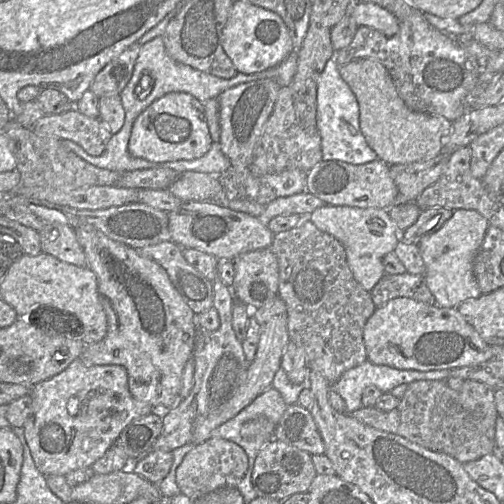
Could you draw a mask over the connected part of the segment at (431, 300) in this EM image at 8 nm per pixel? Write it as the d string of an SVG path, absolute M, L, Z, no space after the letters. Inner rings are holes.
M408 272L384 274L372 288L370 295L376 307L397 297L408 297L429 305L436 304L436 299L428 289L424 276Z

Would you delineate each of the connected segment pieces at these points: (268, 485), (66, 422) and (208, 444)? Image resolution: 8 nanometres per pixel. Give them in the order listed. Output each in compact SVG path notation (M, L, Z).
M272 439L258 453L251 481L257 497L284 501L297 493L308 492L318 474L311 459L312 455L283 441Z
M81 358L75 359L59 374L34 385L30 395L32 408L23 429L35 465L45 476L65 476L74 470L90 467L132 421L152 412L164 412L154 410L150 404L138 401L131 395L127 371L123 366L85 365Z
M210 438L188 452L176 470L176 484L185 496L195 499L225 487L235 487L241 482L248 469L248 456L236 443Z

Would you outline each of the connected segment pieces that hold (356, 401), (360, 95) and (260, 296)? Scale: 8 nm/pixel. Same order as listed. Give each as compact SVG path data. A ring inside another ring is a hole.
M365 360L358 366L345 371L341 377L330 384L344 400L347 412L362 408L362 393L367 386L374 385L383 393L390 392L400 384L417 380L443 380L449 377L449 369L418 371L397 369L387 365L377 365Z
M374 58L356 59L340 65L339 73L357 98L361 132L378 159L388 165L407 164L426 160L443 151L452 122L437 114L410 109L381 62Z
M270 248L241 254L233 263L235 277L231 291L238 302L259 309L277 296L279 267Z

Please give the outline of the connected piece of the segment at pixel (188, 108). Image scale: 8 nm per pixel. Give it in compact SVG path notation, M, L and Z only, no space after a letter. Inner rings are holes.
M170 92L153 101L137 116L127 148L137 158L151 162L170 162L200 158L212 143L204 104L189 93Z

